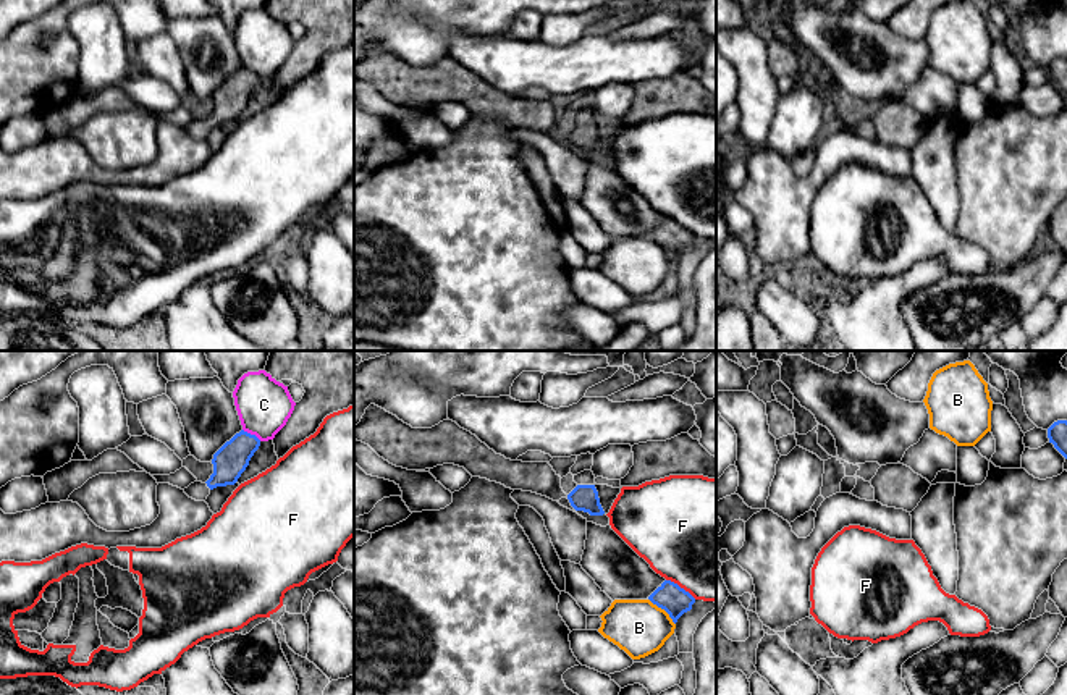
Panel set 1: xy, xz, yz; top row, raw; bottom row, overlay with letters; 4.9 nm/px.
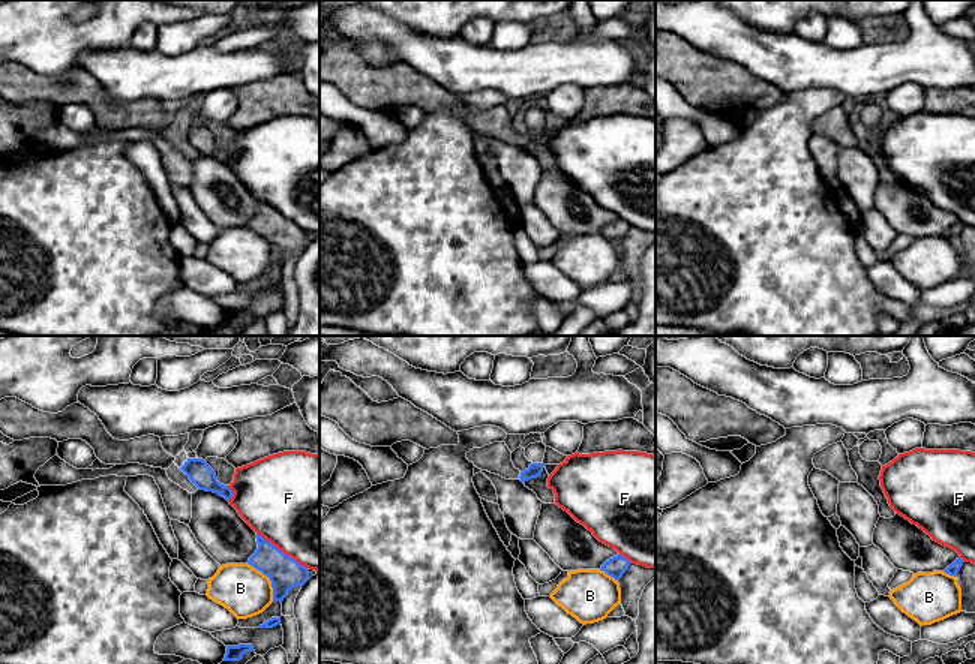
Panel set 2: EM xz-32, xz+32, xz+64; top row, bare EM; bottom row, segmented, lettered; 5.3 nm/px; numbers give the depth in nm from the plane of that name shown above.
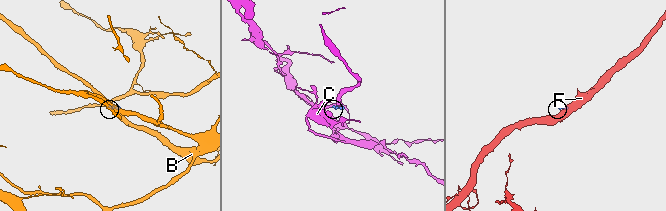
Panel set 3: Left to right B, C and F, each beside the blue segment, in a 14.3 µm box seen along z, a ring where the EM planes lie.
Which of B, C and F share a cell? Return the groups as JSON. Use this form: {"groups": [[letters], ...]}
{"groups": [["B"], ["C"], ["F"]]}

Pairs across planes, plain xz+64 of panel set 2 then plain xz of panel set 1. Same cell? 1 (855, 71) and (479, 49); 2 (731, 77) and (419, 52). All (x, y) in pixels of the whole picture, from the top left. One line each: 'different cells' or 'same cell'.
1: same cell
2: different cells

